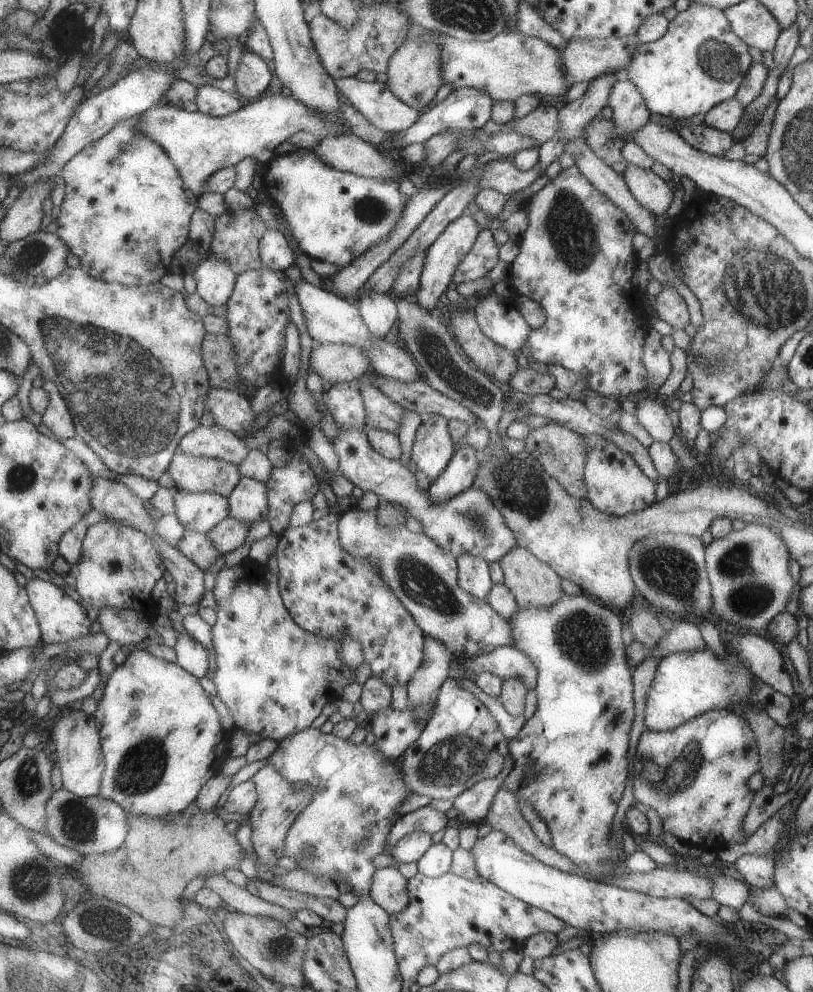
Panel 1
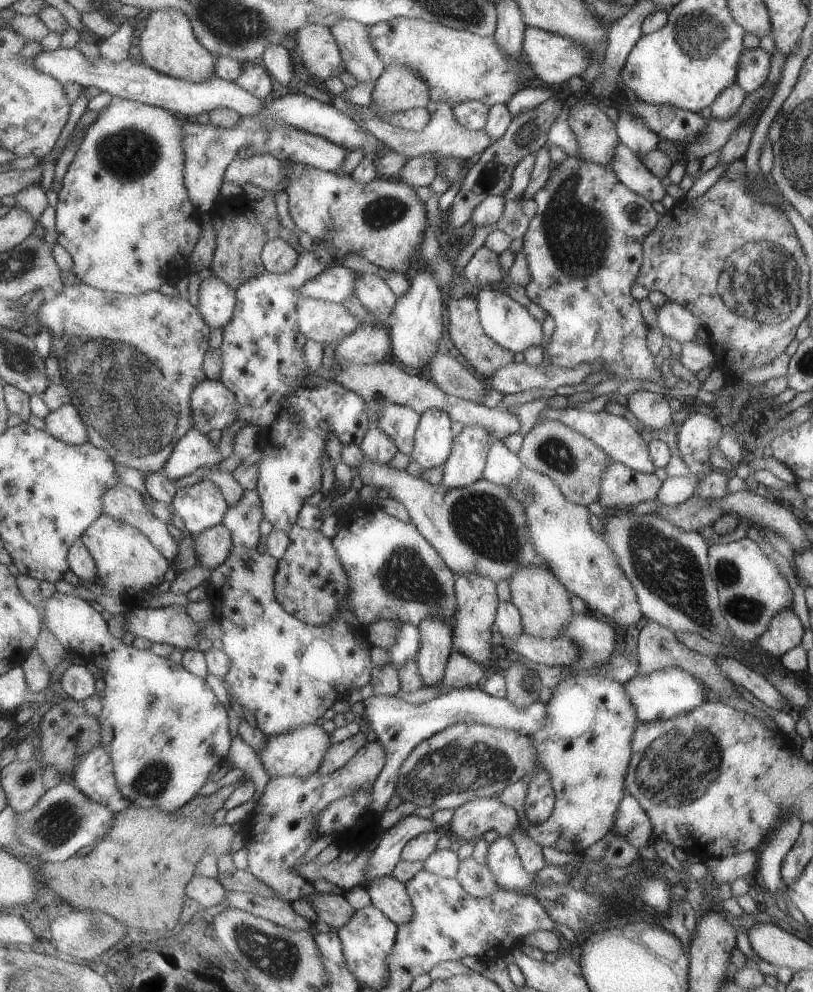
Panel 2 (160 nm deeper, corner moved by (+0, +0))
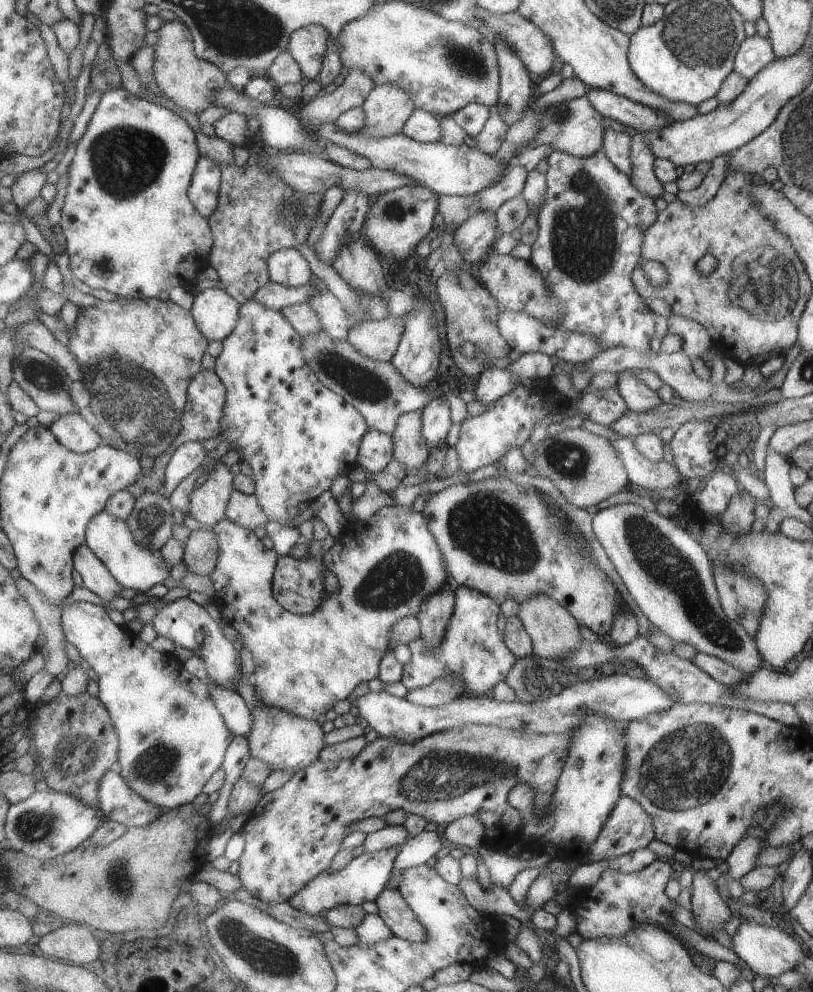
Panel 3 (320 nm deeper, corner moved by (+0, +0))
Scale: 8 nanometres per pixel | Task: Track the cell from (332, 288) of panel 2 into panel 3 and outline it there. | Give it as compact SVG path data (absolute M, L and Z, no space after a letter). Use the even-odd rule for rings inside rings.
M268 280L252 299L258 302L262 307L279 311L287 305L295 303L305 303L308 295L308 288L314 283L311 280L307 285L298 287L286 287Z

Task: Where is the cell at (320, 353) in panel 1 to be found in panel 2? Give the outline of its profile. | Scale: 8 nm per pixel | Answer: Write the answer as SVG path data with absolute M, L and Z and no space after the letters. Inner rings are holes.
M361 325L351 335L337 342L333 360L349 364L375 364L389 357L389 332L387 326Z

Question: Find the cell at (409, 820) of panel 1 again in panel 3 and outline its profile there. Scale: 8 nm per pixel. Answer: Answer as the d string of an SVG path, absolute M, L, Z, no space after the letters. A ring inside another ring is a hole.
M381 849L353 857L346 866L336 871L323 871L303 885L297 893L292 894L288 904L298 912L309 916L322 914L335 906L343 904L361 905L361 902L374 902L377 895L385 889L392 870L396 853L394 849Z

